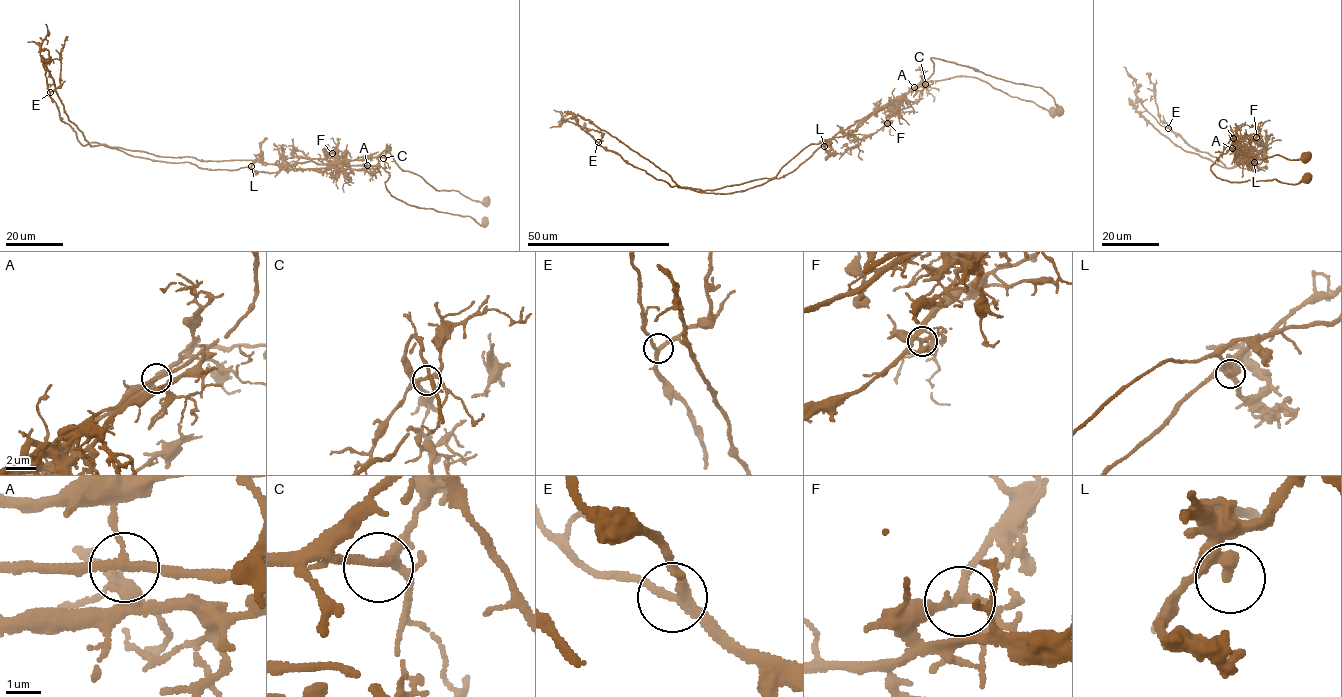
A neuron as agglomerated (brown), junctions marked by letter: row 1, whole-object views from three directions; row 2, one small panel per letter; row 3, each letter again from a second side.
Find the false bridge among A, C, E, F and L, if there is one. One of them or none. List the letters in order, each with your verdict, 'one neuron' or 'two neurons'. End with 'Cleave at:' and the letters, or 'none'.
A: two neurons
C: one neuron
E: one neuron
F: one neuron
L: one neuron
Cleave at: A

